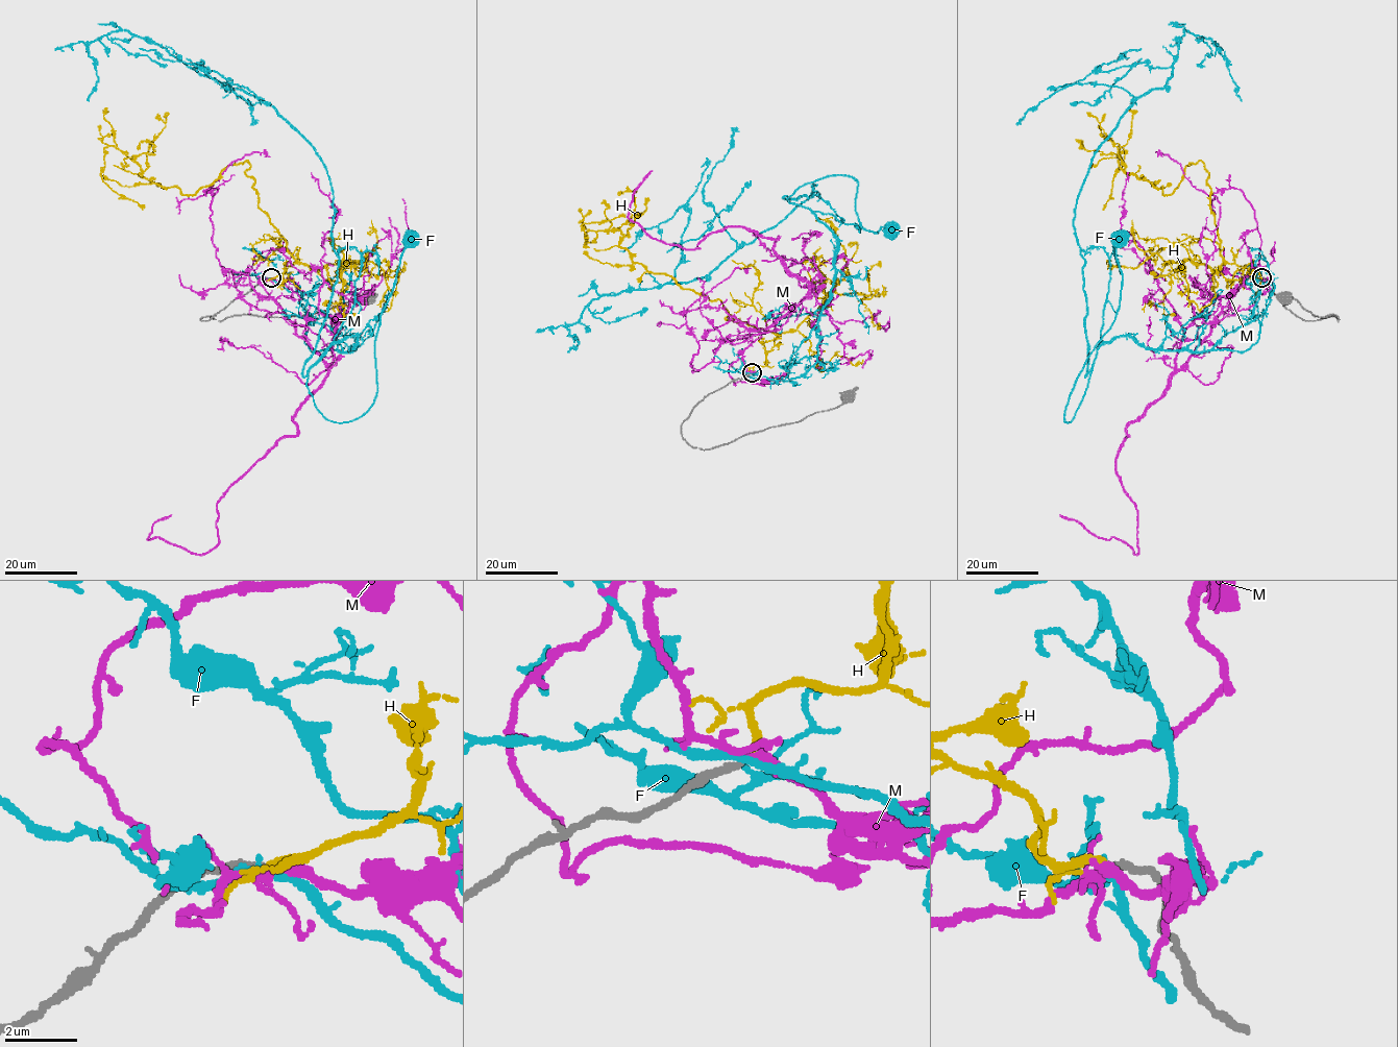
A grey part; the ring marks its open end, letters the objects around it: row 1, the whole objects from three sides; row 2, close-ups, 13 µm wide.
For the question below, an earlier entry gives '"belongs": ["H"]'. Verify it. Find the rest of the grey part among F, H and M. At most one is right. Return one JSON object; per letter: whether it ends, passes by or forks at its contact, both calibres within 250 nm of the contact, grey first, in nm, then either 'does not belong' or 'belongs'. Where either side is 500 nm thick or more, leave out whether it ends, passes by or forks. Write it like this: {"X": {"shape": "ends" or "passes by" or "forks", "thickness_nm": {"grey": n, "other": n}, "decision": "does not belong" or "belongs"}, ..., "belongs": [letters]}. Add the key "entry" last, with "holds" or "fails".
{"F": {"shape": "passes by", "thickness_nm": {"grey": 190, "other": 240}, "decision": "does not belong"}, "H": {"shape": "ends", "thickness_nm": {"grey": 190, "other": 200}, "decision": "belongs"}, "M": {"shape": "forks", "thickness_nm": {"grey": 180, "other": 240}, "decision": "does not belong"}, "belongs": ["H"], "entry": "holds"}

